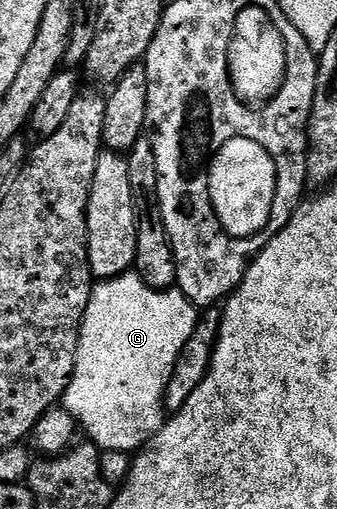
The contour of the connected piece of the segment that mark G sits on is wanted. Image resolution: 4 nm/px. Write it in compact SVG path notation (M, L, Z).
M134 274L120 275L117 279L107 279L95 286L90 296L80 365L74 368L74 376L64 396L65 408L71 415L87 420L91 433L98 435L96 443L102 451L134 453L154 438L164 422L166 388L174 376L174 367L180 362L182 352L200 322L199 308L189 294L158 295L156 288L149 287Z

